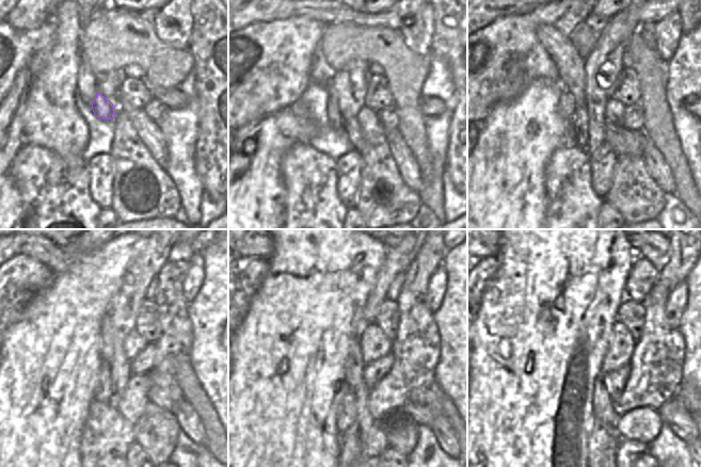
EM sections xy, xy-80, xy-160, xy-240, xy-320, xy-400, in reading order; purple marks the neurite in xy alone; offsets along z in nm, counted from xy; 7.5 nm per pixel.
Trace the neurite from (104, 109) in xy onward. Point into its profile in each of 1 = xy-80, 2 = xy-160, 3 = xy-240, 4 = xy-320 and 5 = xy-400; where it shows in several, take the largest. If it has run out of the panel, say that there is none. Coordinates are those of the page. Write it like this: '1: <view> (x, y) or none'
1: xy-80 (351, 126)
2: xy-160 (625, 142)
3: xy-240 (163, 391)
4: xy-320 (423, 406)
5: xy-400 (672, 413)

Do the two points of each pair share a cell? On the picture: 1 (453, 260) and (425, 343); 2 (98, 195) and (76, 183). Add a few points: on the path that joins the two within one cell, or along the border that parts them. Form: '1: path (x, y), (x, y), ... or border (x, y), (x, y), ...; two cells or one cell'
1: border (432, 313), (439, 332), (440, 342); two cells
2: border (86, 166), (89, 170), (90, 196), (102, 208); two cells

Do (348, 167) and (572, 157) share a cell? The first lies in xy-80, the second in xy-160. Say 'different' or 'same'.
different

